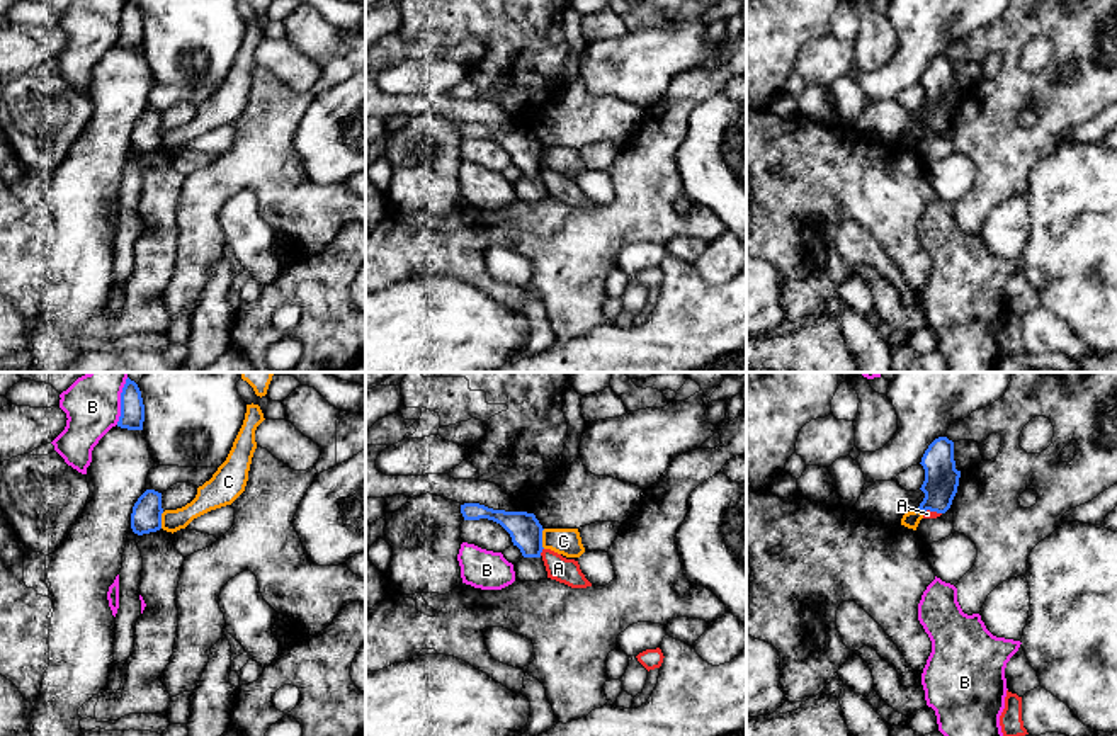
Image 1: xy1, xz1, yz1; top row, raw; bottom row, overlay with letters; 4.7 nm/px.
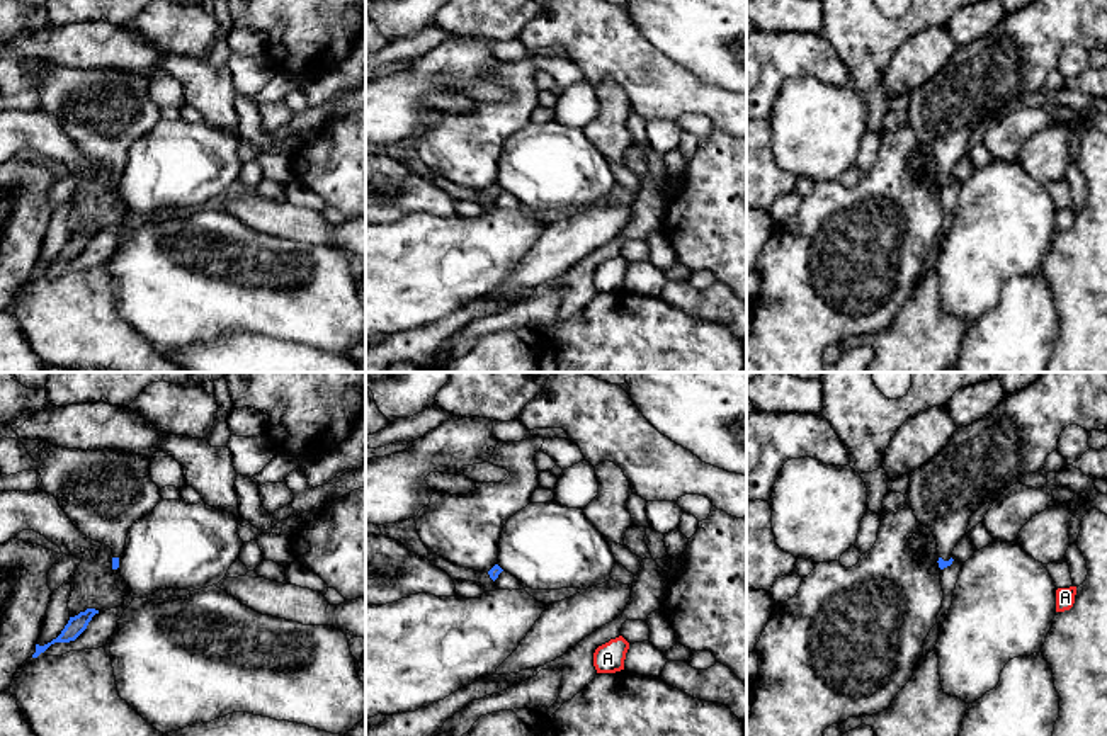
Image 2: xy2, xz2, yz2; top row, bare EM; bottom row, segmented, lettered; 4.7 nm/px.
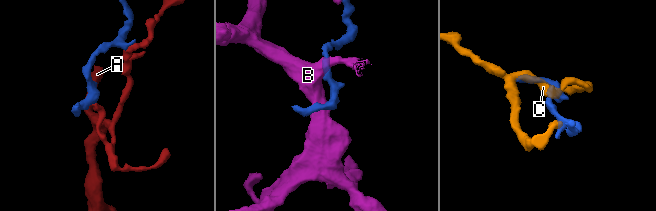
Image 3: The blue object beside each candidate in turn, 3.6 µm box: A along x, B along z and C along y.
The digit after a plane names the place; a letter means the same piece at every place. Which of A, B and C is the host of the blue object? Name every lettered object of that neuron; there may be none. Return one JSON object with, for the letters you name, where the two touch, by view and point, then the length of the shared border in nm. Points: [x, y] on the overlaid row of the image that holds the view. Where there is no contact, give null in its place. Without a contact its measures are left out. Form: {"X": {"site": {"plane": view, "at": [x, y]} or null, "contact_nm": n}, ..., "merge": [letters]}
{"merge": []}

